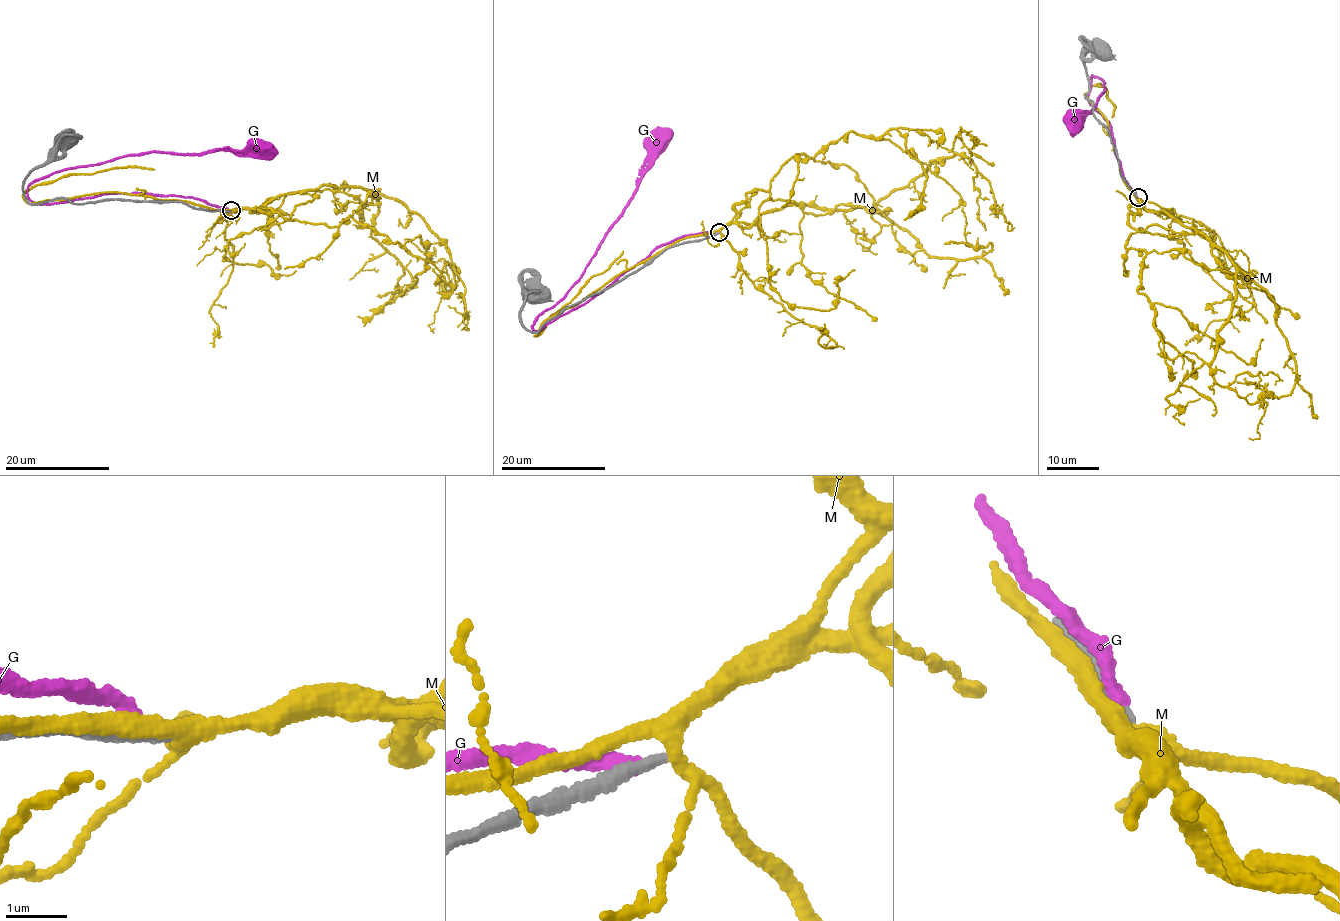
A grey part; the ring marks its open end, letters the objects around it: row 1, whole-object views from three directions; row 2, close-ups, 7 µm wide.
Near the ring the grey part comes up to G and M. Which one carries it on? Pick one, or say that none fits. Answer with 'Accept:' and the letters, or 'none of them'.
Accept: none of them

